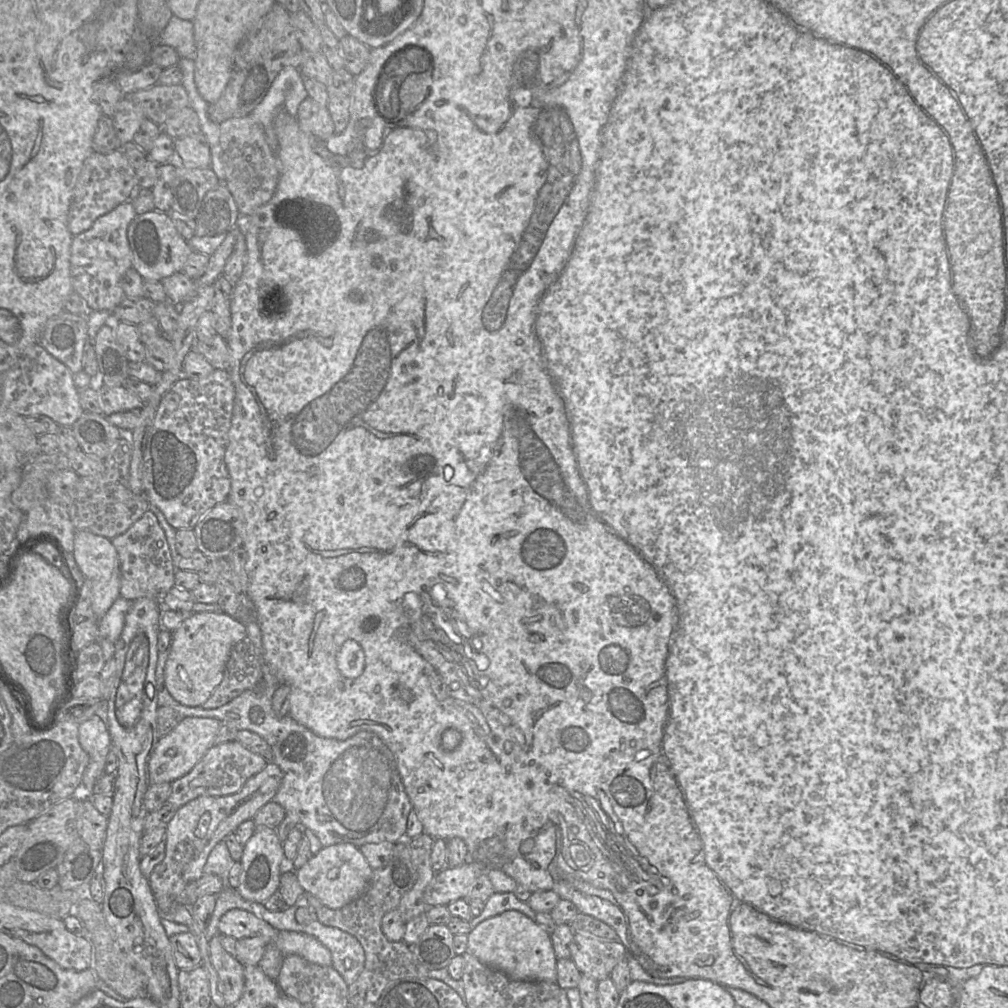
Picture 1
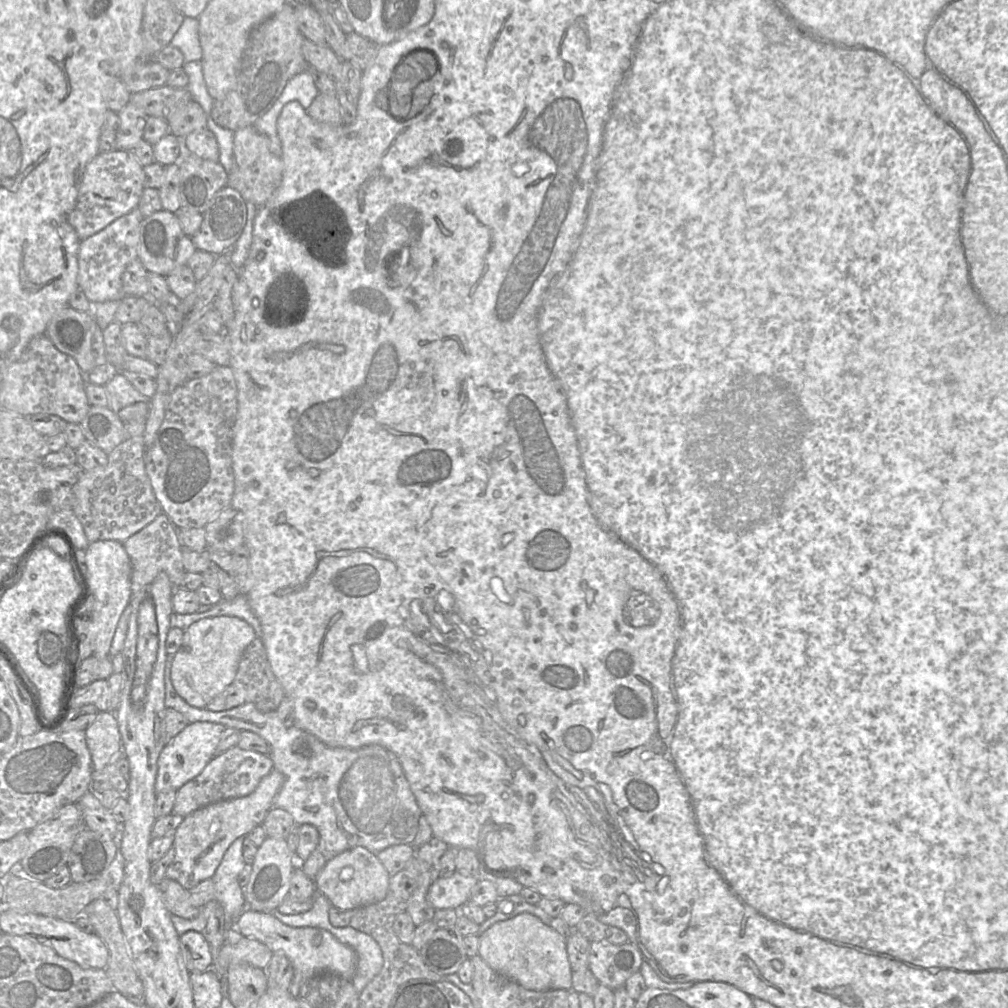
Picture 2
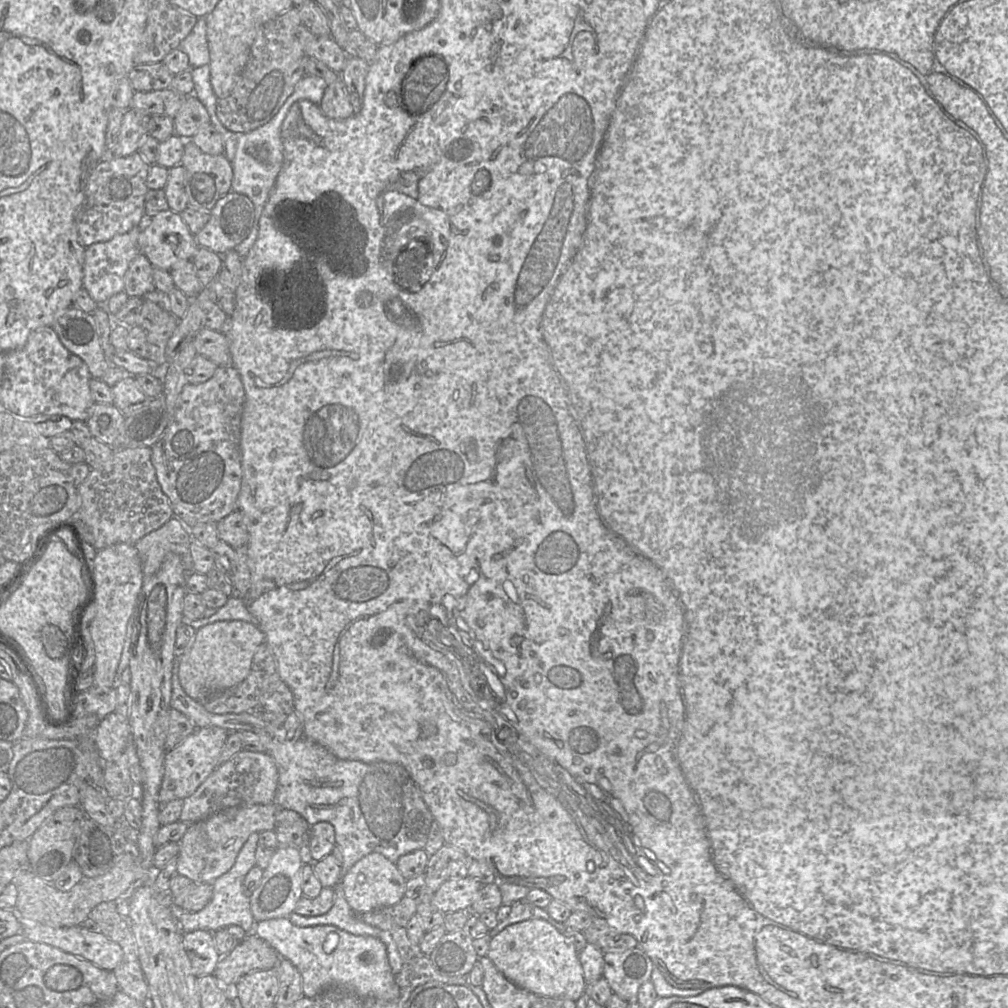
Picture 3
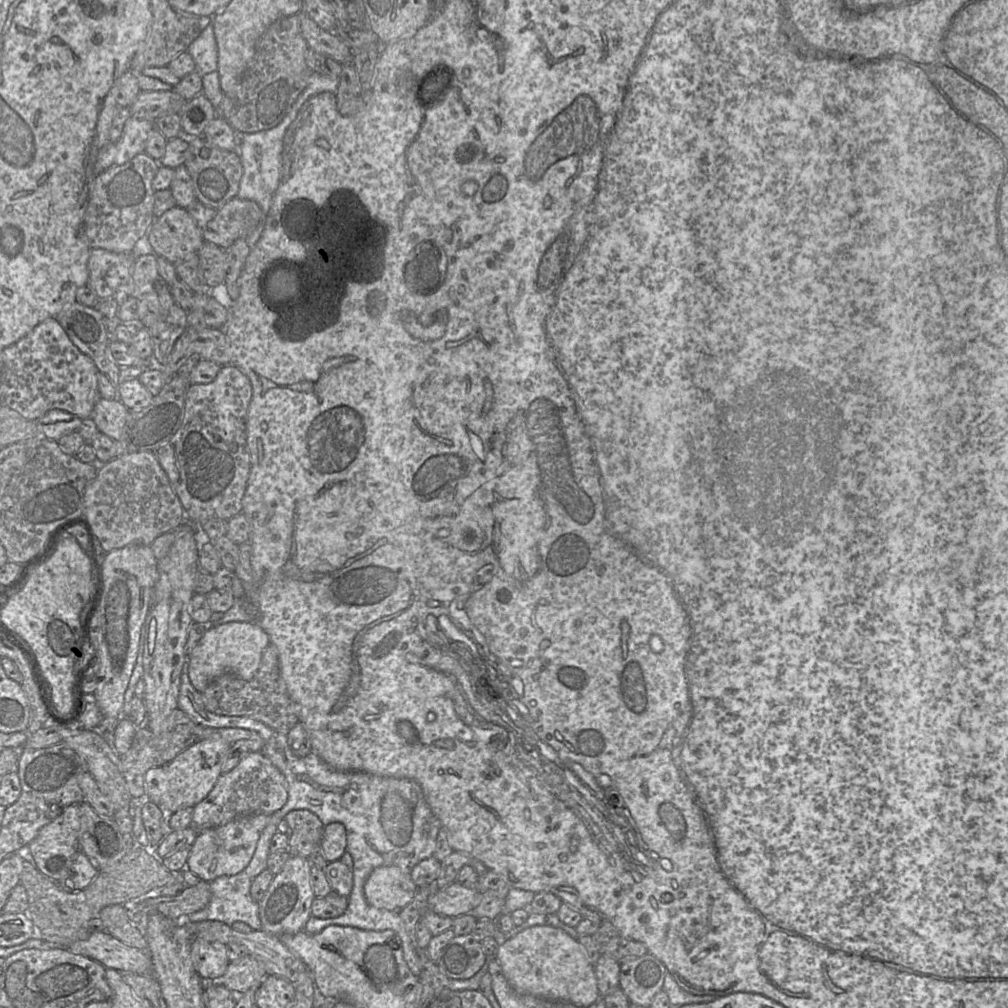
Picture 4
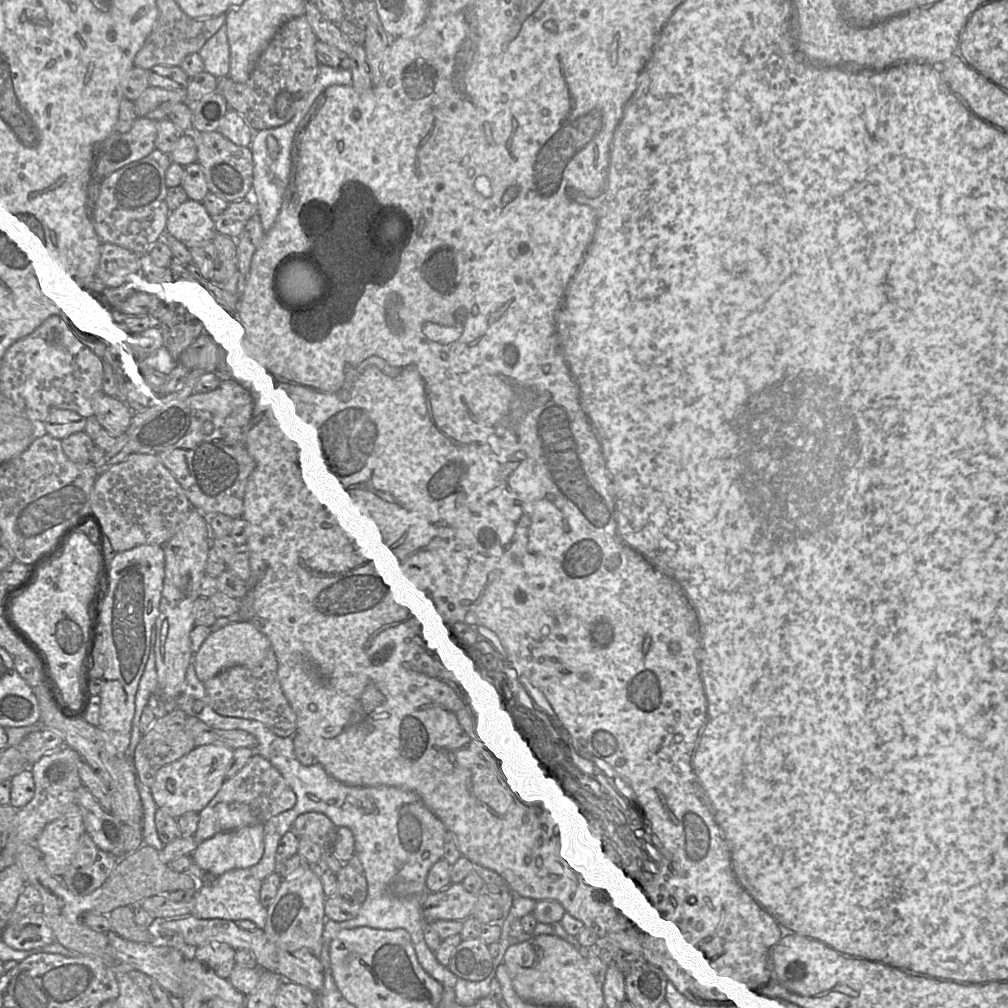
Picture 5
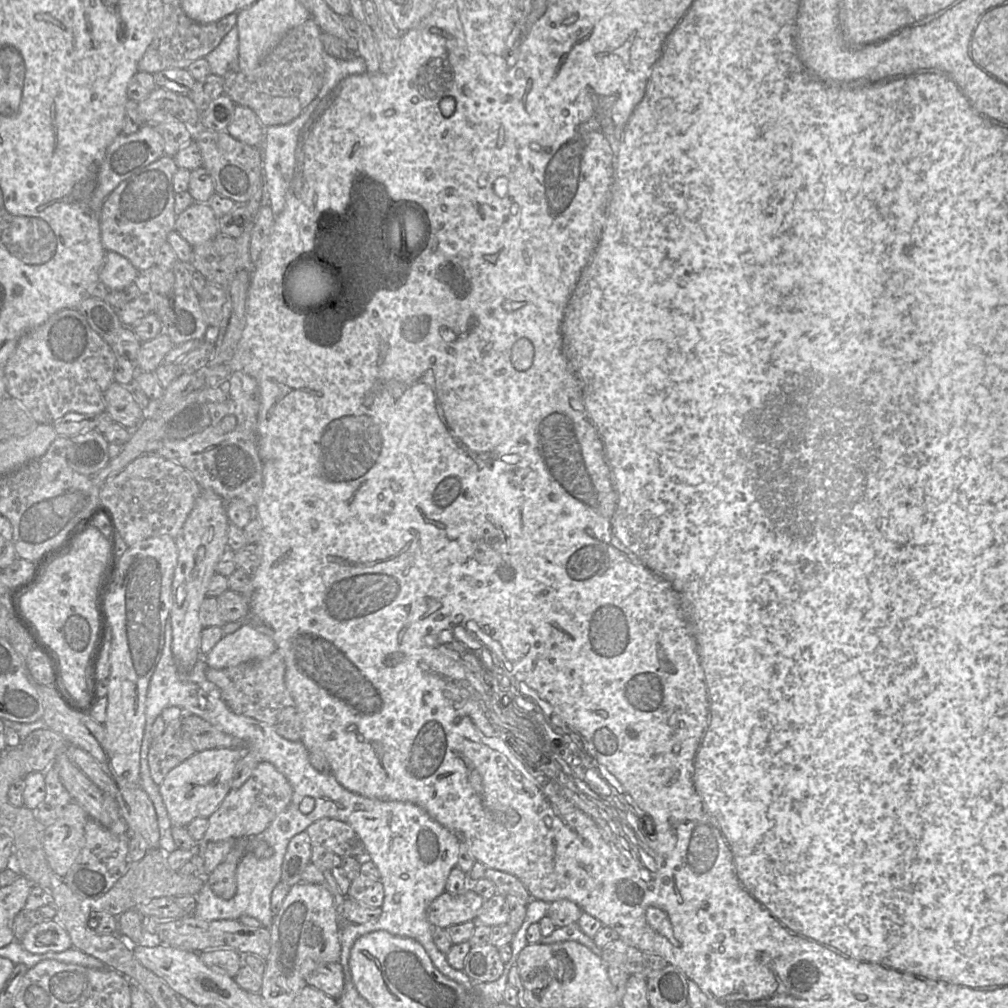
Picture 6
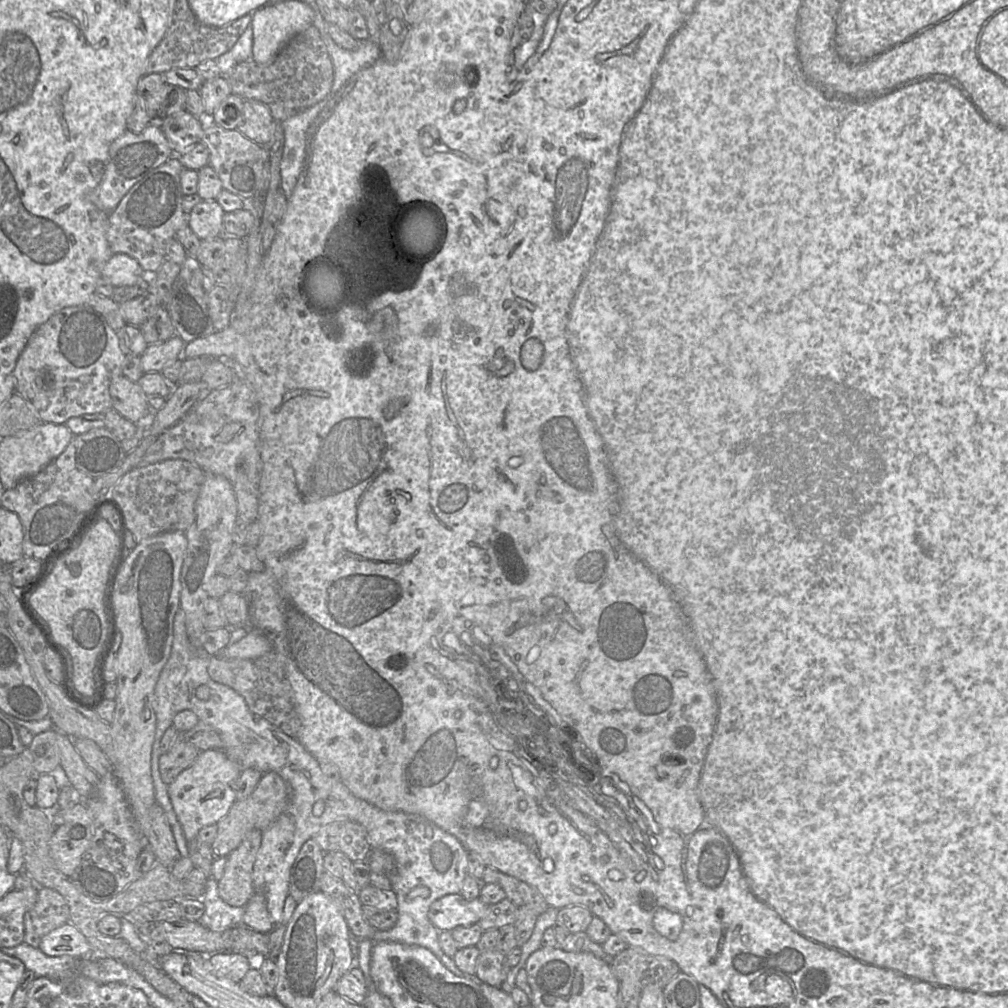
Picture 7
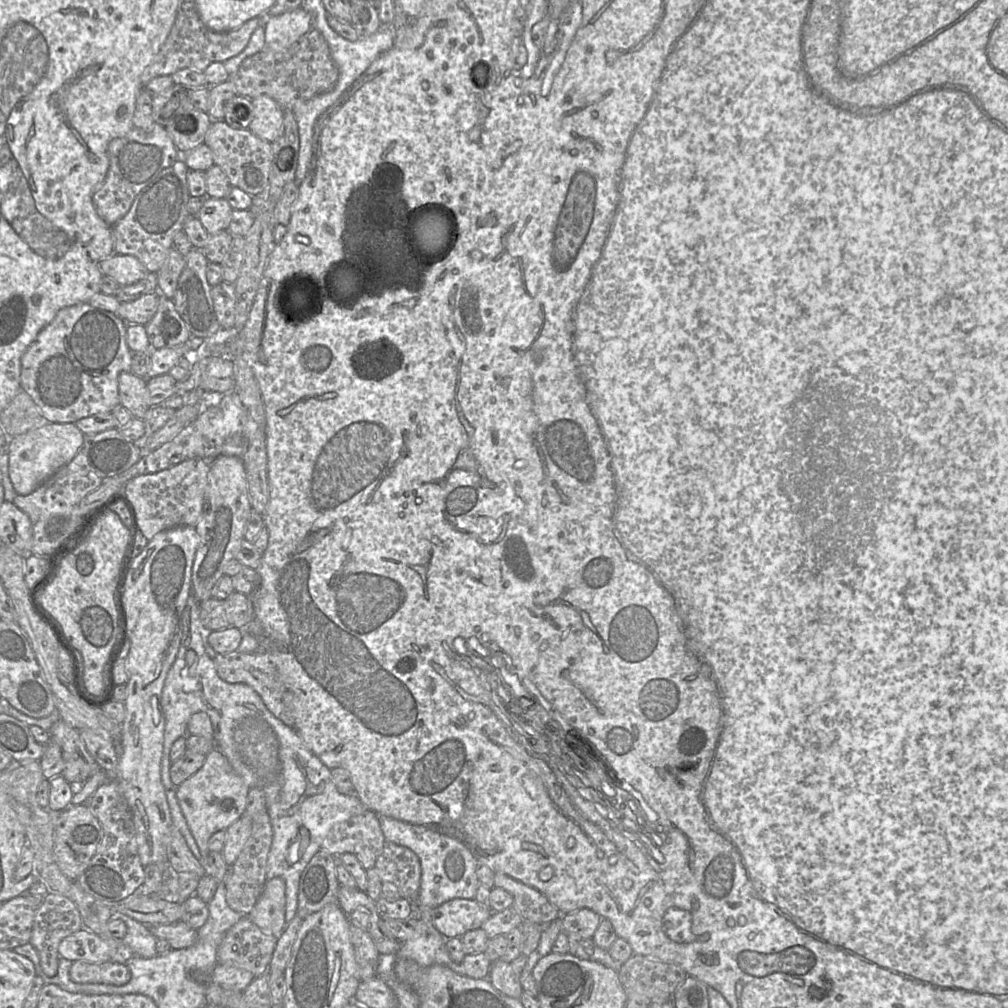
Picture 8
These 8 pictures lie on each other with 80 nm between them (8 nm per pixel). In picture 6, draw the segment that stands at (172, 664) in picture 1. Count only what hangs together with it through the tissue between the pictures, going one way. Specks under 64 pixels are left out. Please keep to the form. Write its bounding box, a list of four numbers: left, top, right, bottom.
[204,624,276,669]

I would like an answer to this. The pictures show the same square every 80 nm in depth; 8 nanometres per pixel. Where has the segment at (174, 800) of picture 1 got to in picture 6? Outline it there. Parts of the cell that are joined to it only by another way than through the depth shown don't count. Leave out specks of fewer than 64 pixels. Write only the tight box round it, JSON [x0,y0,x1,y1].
[200,761,293,843]

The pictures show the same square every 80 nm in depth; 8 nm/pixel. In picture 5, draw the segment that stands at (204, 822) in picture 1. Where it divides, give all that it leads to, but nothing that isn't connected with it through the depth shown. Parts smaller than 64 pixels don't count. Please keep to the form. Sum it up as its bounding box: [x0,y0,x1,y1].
[194,824,264,877]

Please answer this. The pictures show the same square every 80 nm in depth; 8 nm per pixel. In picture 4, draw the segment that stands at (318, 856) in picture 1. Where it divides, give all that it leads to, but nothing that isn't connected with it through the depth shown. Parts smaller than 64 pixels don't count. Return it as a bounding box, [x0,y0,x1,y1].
[363,866,418,910]

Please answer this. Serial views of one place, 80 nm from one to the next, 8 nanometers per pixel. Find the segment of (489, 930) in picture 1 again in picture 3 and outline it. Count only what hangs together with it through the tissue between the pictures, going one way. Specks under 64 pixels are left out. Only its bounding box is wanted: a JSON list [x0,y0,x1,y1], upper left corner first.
[486,919,587,1001]

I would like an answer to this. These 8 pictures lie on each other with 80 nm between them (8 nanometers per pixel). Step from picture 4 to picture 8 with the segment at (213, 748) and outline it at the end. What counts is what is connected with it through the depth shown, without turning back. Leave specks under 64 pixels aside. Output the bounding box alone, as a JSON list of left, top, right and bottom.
[177,747,249,858]

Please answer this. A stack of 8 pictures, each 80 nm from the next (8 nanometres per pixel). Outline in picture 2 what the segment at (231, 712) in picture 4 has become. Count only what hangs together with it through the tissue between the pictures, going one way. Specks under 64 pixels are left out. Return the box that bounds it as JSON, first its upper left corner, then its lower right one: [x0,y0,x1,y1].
[205,638,285,712]

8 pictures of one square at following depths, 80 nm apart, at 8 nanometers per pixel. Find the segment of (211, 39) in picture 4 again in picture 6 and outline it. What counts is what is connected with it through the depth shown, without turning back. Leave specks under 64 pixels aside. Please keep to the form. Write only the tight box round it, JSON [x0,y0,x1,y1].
[206,27,238,77]

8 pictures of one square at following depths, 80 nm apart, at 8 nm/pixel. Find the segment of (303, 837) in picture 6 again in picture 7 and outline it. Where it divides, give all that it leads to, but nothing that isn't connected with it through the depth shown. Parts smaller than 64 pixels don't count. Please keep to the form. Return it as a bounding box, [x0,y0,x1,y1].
[289,840,324,903]

